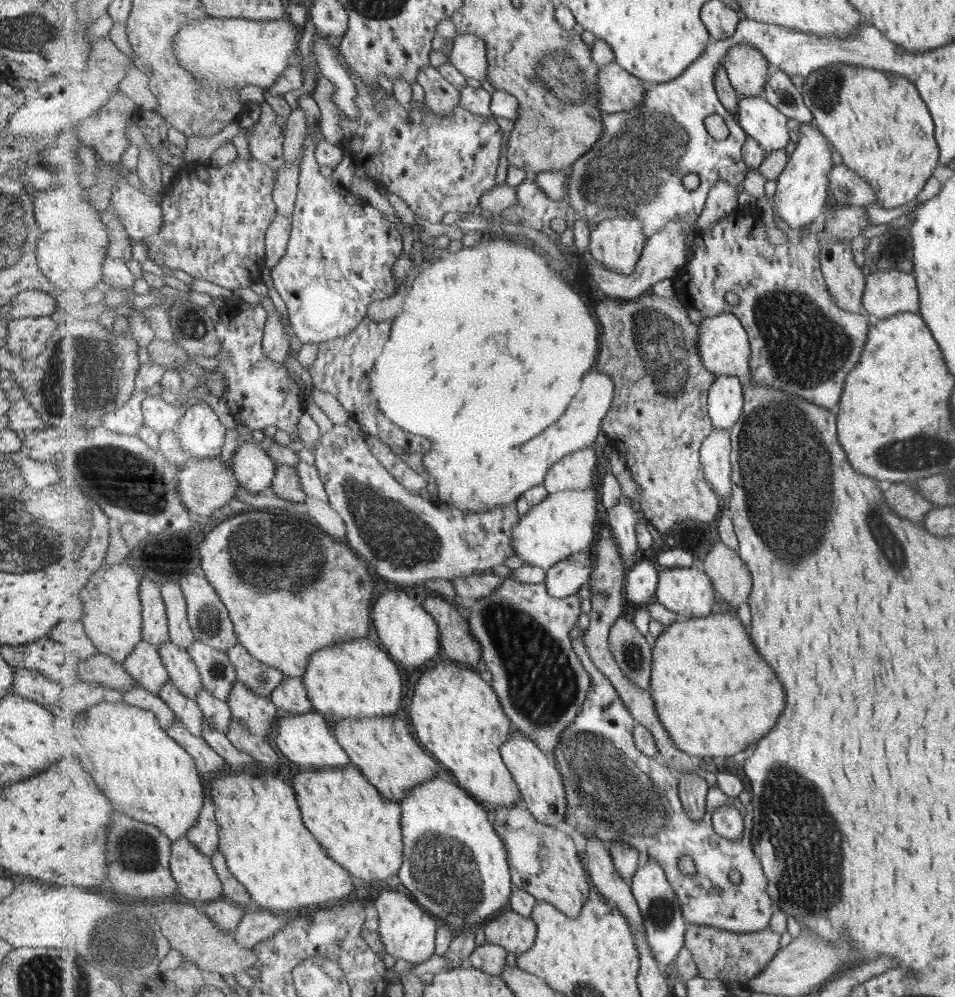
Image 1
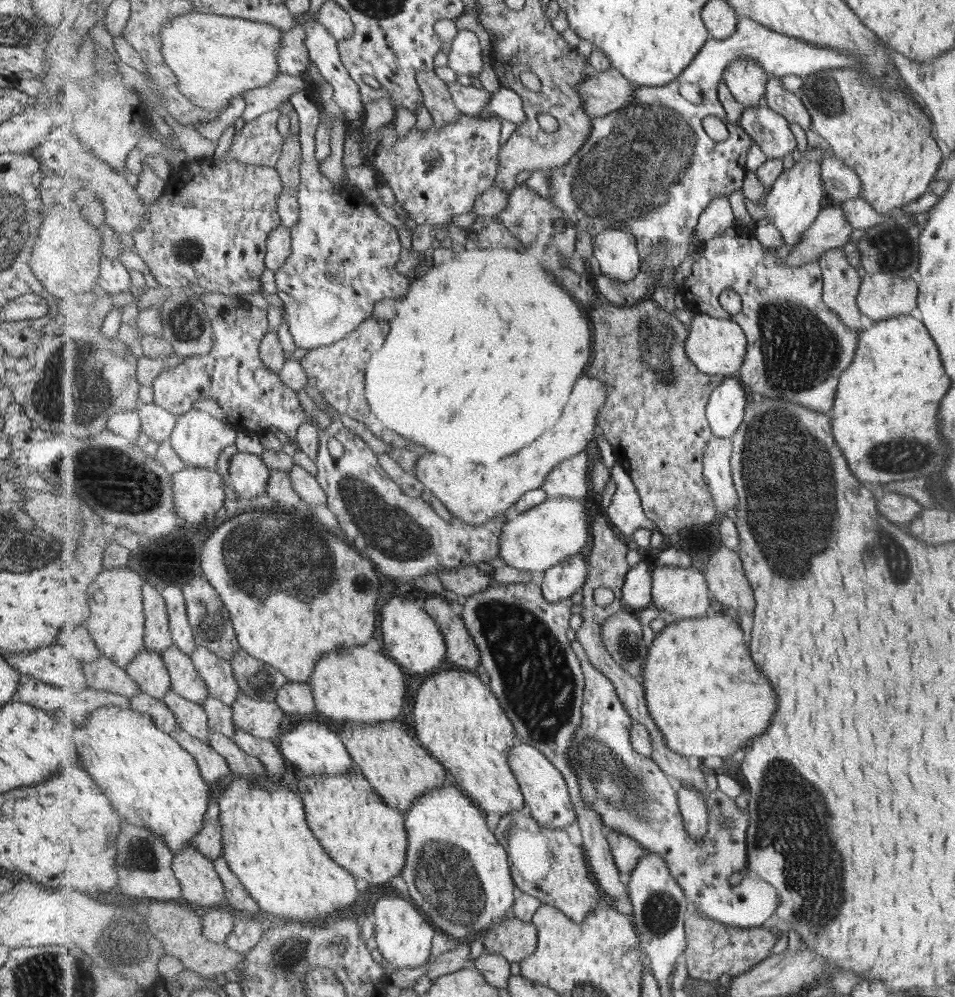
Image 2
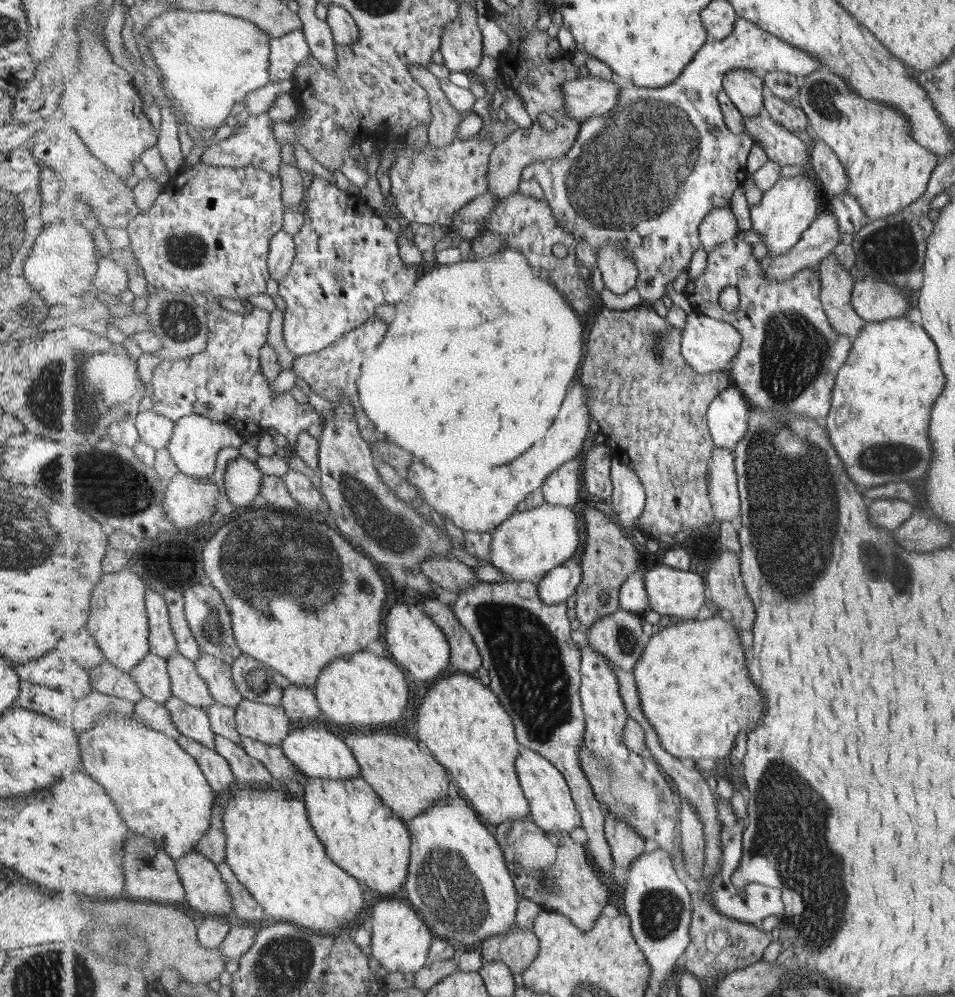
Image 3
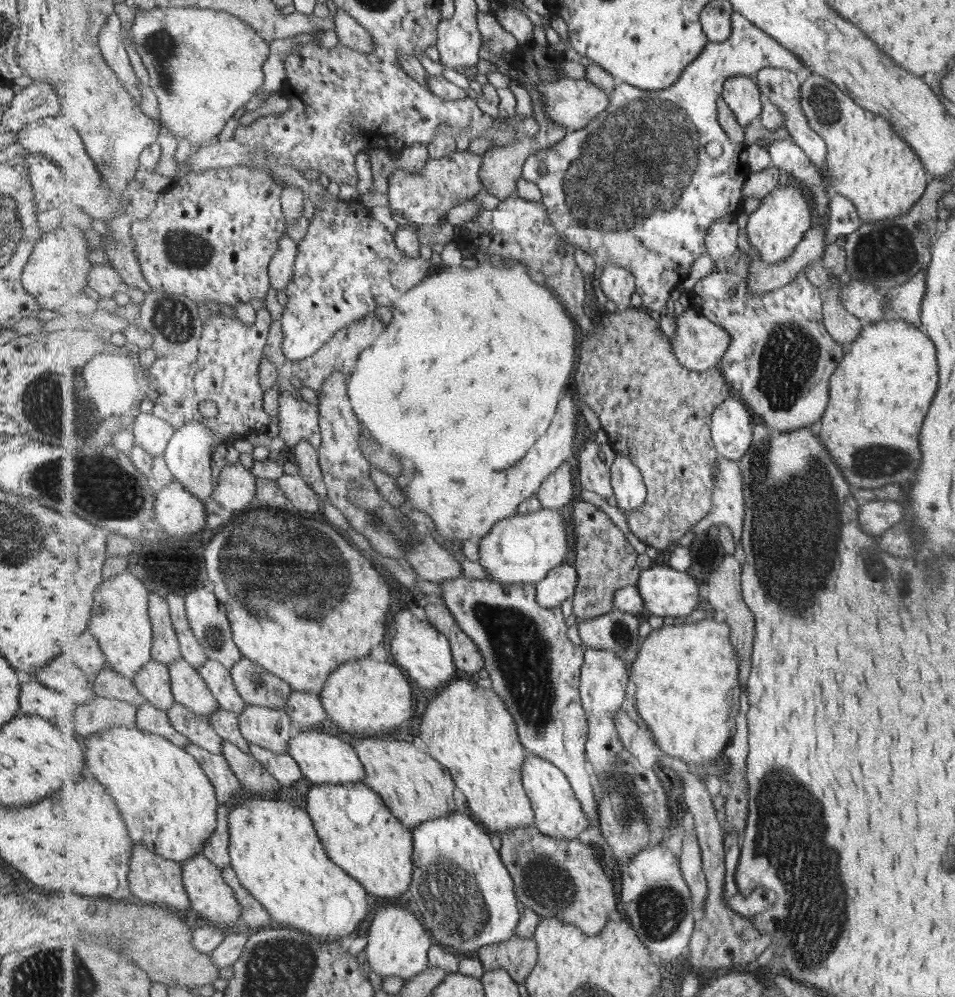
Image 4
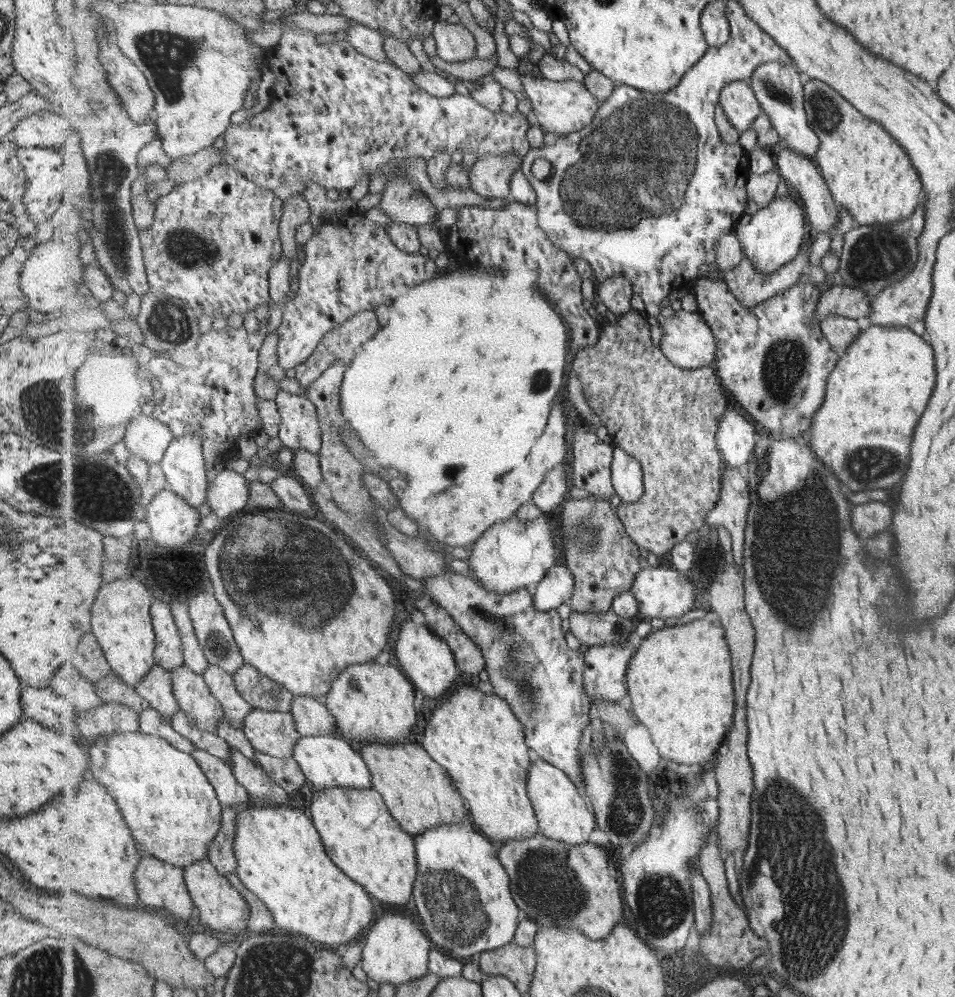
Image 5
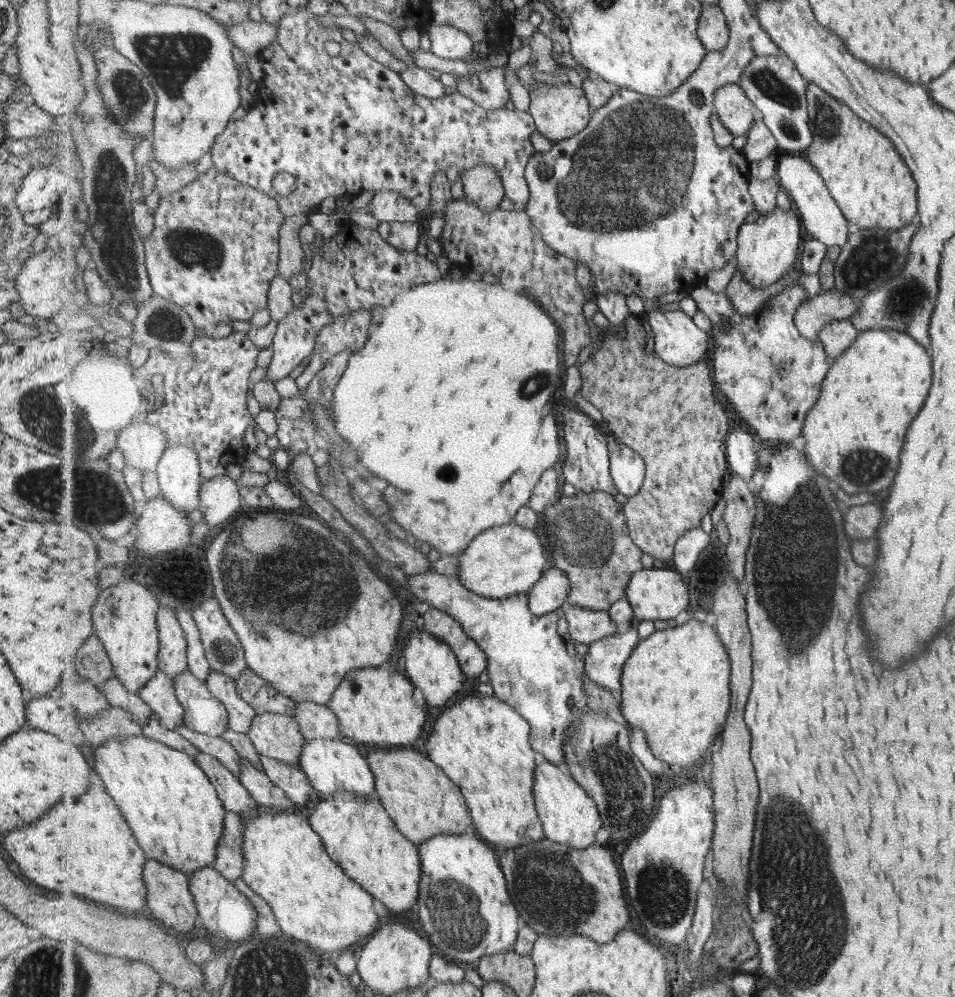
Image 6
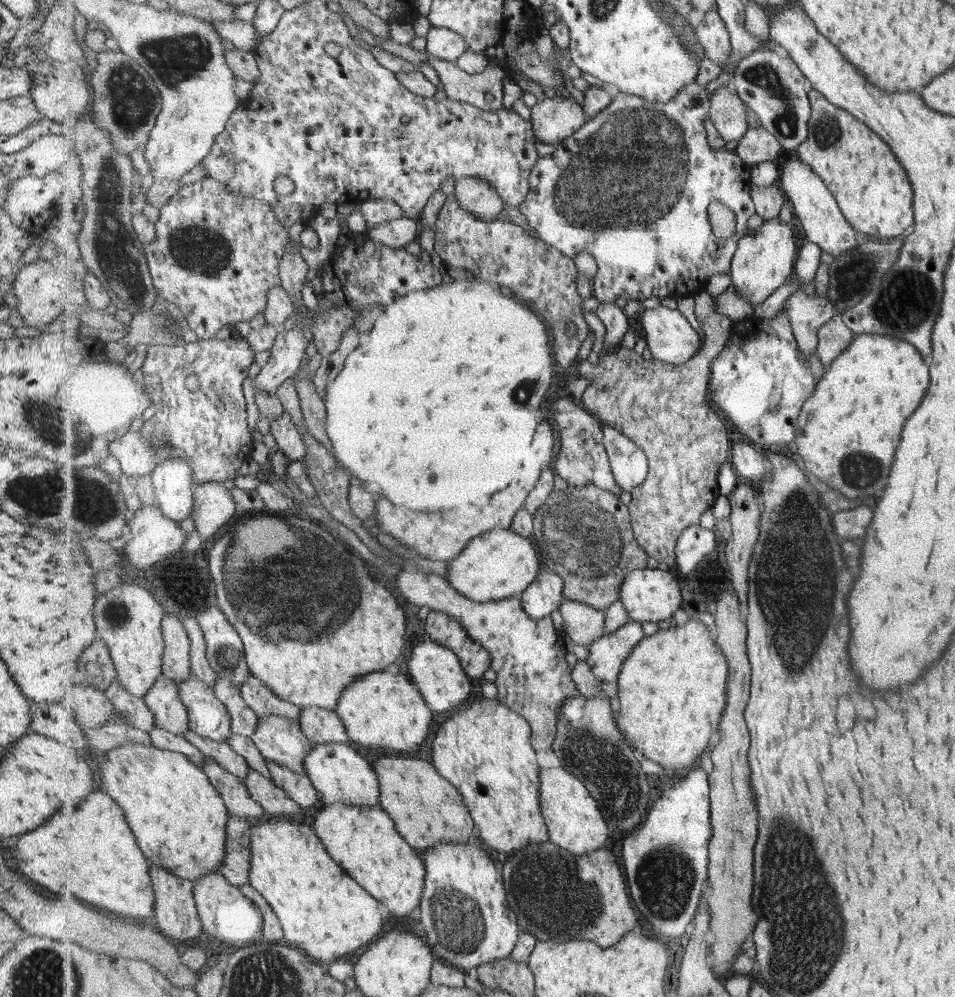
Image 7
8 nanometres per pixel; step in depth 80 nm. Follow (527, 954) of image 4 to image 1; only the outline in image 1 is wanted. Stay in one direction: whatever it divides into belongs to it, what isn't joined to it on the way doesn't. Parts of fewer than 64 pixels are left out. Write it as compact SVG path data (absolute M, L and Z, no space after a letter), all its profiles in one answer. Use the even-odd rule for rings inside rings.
M509 907L503 910L496 918L489 920L485 924L484 930L486 931L487 943L503 946L507 952L515 954L516 957L531 951L538 938L538 926L533 918L523 916Z

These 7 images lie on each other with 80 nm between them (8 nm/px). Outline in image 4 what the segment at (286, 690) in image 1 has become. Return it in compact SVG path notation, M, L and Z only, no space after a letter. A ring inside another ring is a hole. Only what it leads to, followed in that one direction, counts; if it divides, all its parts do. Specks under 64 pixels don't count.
M293 691L286 711L294 719L299 732L320 730L321 724L330 719L319 695L308 692Z

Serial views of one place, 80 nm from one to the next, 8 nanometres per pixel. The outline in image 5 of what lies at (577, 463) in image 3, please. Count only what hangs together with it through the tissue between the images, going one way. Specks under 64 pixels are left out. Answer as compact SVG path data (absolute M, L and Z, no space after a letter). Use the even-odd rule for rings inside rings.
M566 463L559 464L549 475L541 487L535 492L533 500L545 513L557 510L567 500L569 484L567 484Z

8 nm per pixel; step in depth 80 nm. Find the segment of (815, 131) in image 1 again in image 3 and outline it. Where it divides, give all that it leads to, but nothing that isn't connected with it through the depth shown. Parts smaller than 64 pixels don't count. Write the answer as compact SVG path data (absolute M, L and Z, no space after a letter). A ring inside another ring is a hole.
M803 172L793 177L781 177L761 199L759 204L749 206L751 229L762 235L761 243L767 247L769 256L786 253L798 245L803 233L814 224L819 212L817 180Z

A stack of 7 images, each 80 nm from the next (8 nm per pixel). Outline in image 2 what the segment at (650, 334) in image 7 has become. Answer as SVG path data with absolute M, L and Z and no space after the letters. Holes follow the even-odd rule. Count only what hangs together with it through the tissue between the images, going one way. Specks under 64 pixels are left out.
M695 313L690 324L686 351L689 358L705 374L724 377L739 376L745 357L748 355L748 336L737 322L726 318L715 318L705 313Z

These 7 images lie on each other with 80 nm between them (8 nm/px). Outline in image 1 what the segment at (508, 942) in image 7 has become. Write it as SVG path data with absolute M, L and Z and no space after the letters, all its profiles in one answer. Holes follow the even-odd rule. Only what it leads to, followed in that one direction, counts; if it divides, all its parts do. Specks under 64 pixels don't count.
M435 777L407 791L402 805L404 861L398 878L420 905L440 917L457 933L467 927L477 928L496 918L509 907L514 889L506 843L489 822L489 809L473 798L463 787Z

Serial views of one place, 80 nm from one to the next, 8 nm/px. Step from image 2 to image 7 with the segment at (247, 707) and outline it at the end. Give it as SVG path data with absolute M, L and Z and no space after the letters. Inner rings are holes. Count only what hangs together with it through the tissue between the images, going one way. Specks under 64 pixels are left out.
M279 715L260 718L251 738L265 758L299 774L306 774L304 762L314 744L302 731L300 719Z

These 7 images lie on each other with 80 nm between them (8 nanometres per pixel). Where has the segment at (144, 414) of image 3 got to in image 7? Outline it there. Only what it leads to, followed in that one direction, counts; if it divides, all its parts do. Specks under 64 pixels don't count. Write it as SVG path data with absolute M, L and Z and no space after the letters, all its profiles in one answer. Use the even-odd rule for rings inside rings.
M126 432L117 440L108 442L110 455L119 463L122 474L133 481L156 469L150 442L136 432Z

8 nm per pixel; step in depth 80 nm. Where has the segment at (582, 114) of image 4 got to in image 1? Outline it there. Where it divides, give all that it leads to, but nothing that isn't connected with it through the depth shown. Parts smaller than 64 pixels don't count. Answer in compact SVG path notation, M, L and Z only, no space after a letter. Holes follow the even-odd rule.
M611 61L599 71L601 108L607 114L623 113L643 106L648 84L625 70L617 61Z

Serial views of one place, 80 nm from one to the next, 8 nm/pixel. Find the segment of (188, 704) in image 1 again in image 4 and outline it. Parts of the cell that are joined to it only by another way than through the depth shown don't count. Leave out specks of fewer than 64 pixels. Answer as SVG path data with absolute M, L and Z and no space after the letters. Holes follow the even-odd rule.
M177 703L168 710L172 725L191 743L202 746L215 754L222 754L224 739L218 734L211 720L197 714L191 707Z

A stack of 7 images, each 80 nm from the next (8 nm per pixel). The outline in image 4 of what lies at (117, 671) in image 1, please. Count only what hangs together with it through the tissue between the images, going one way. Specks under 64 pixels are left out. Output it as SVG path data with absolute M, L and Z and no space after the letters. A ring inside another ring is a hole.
M109 664L92 679L92 687L97 696L132 702L139 709L149 705L147 697L139 692L134 680L117 672Z

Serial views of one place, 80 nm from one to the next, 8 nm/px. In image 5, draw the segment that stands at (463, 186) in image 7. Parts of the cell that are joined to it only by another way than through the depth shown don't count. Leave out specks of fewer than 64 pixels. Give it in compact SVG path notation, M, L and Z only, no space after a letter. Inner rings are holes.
M517 153L482 156L471 169L472 190L487 198L511 198L512 176L522 163Z

